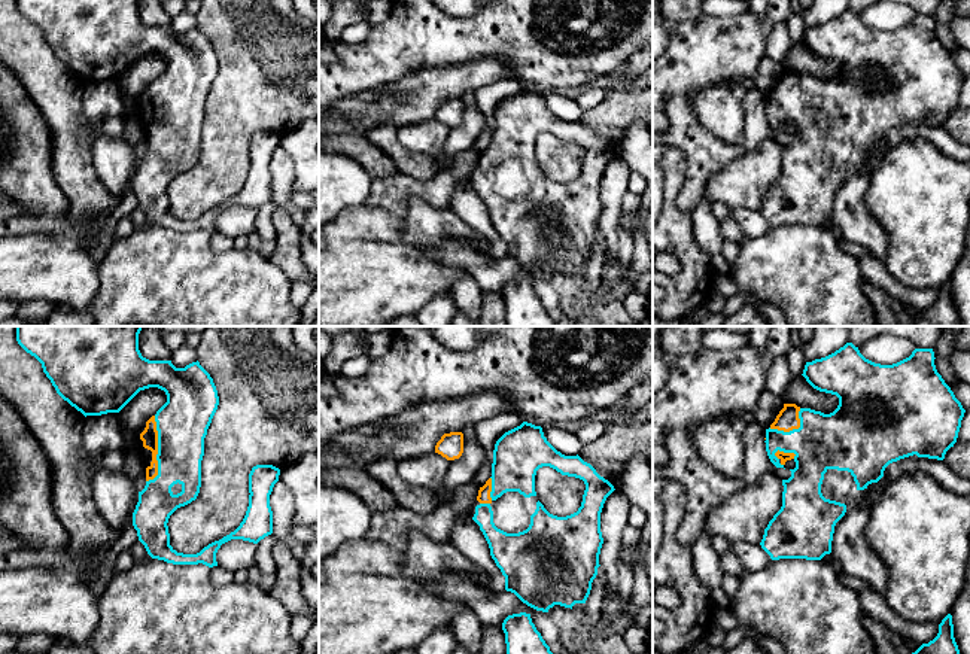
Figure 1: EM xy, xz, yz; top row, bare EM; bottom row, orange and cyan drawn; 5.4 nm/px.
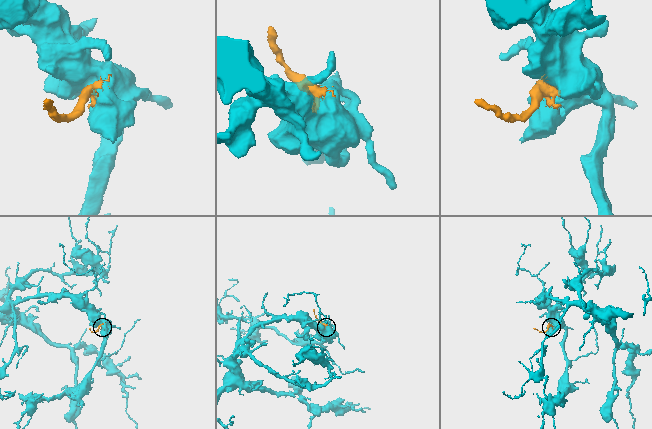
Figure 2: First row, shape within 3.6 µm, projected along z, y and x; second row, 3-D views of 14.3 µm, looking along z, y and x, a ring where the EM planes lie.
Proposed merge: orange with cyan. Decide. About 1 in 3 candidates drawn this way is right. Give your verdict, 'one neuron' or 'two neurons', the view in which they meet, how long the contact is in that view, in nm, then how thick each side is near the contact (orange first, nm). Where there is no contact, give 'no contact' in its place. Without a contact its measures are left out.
one neuron | xy | 360 nm | 90/280 nm

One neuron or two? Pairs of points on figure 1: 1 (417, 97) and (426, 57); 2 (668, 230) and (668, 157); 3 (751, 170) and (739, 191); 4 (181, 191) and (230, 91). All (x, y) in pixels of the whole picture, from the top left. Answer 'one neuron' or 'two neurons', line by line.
1: two neurons
2: one neuron
3: one neuron
4: one neuron

